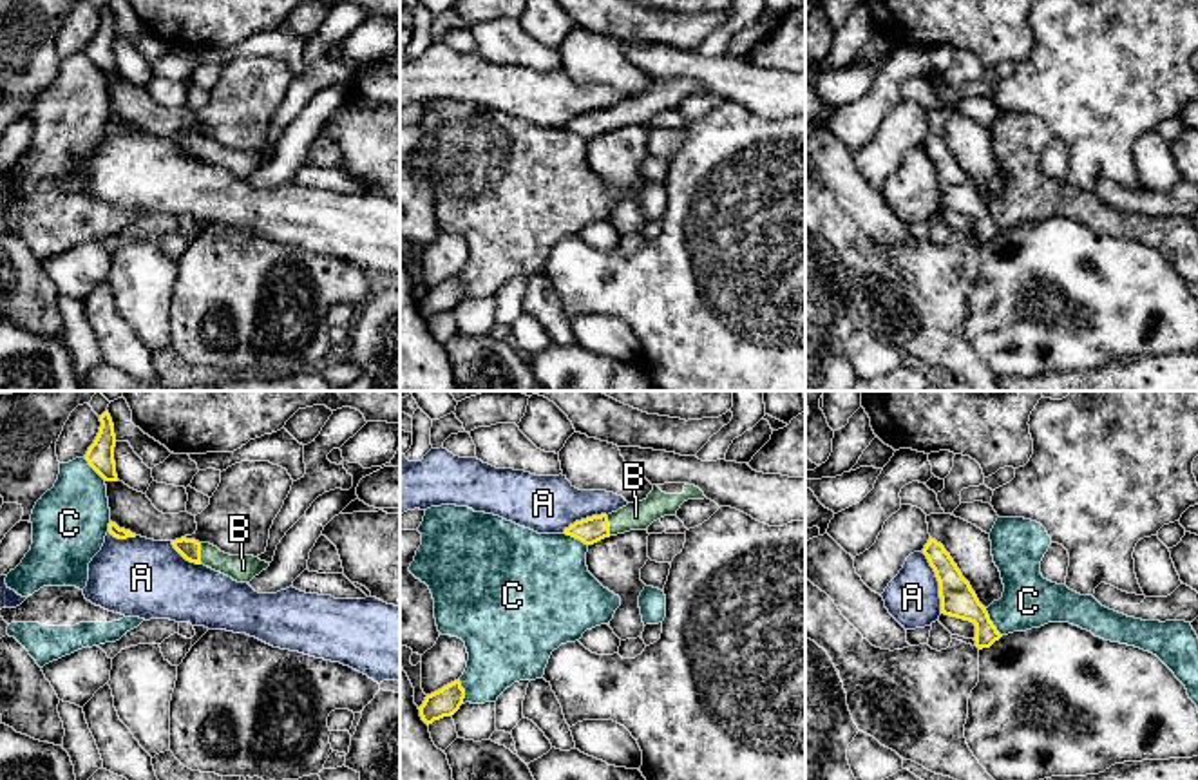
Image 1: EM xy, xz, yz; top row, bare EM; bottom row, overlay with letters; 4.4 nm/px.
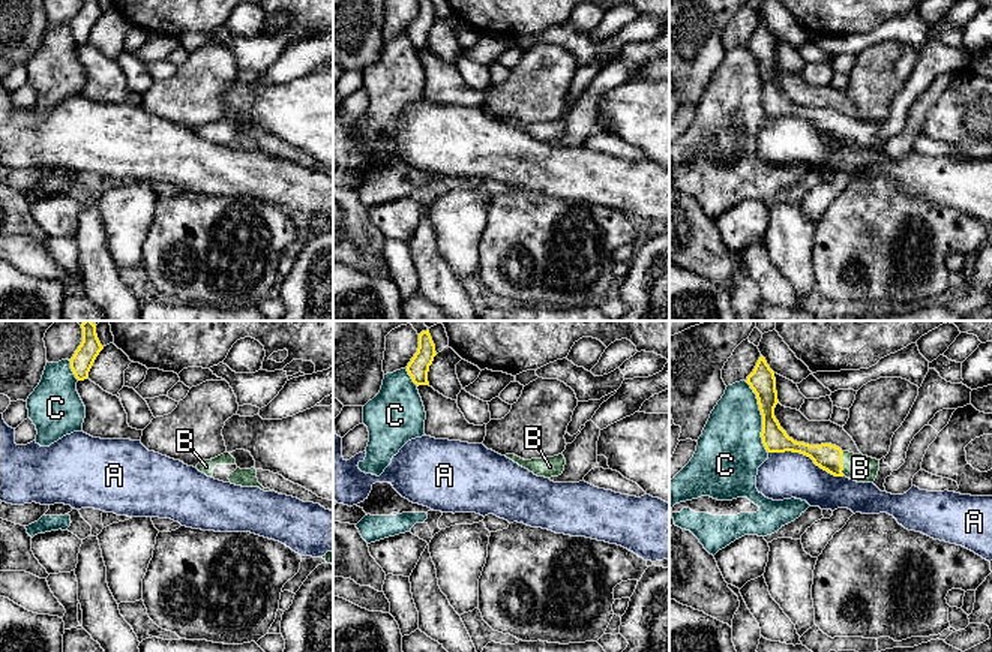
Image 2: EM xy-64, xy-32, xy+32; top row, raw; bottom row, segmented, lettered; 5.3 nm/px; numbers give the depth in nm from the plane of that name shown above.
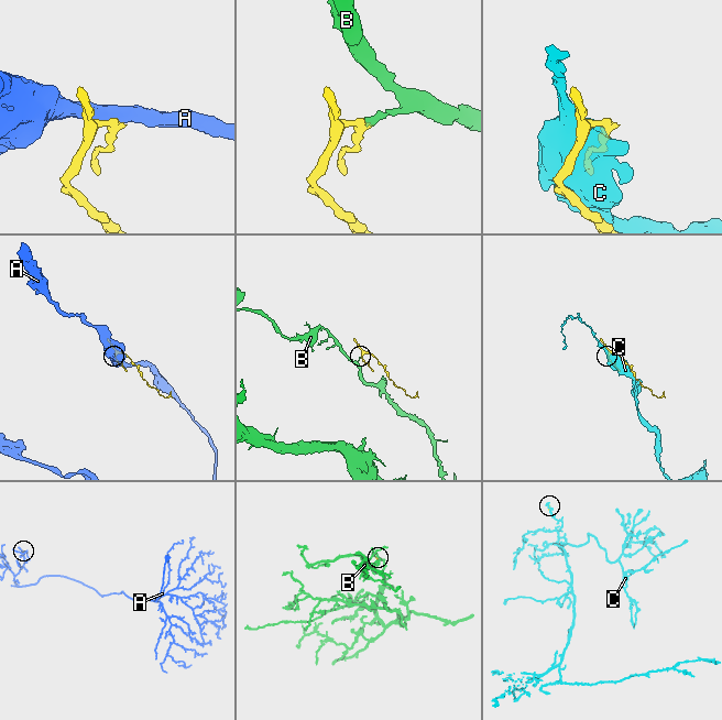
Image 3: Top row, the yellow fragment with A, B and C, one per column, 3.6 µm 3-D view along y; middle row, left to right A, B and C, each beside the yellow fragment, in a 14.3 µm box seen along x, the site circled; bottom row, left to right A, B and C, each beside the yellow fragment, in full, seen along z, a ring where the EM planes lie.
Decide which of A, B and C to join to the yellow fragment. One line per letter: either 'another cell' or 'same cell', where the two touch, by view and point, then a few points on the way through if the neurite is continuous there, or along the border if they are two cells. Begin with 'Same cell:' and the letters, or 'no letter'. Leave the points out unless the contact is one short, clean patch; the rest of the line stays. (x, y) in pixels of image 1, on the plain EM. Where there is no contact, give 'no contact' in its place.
Same cell: B
A: another cell; contact yz (938, 174)
B: same cell; contact xy (199, 147); way xy (190, 143), (199, 147), (243, 163)
C: another cell; contact yz (992, 218)

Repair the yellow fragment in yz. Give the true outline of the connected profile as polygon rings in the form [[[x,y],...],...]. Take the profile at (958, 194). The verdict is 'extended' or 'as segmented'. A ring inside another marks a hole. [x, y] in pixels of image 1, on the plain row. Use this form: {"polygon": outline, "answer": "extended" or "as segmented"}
{"polygon": [[[932,132],[925,139],[923,148],[939,176],[941,208],[974,217],[975,241],[979,244],[990,243],[1003,230],[990,215],[986,203],[979,197],[950,148]]], "answer": "as segmented"}

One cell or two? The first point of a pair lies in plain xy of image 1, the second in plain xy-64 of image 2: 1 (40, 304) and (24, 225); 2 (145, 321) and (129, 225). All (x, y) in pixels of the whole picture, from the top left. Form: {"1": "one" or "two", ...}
{"1": "one", "2": "one"}

